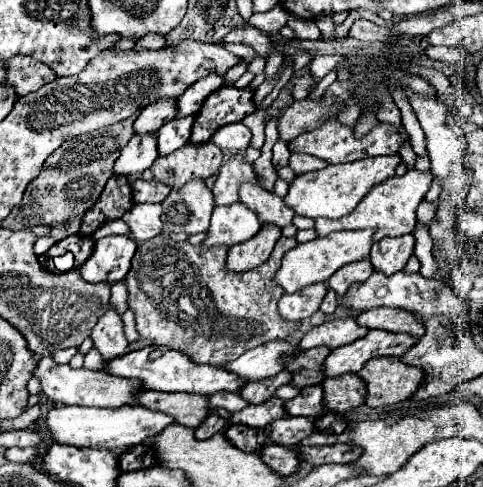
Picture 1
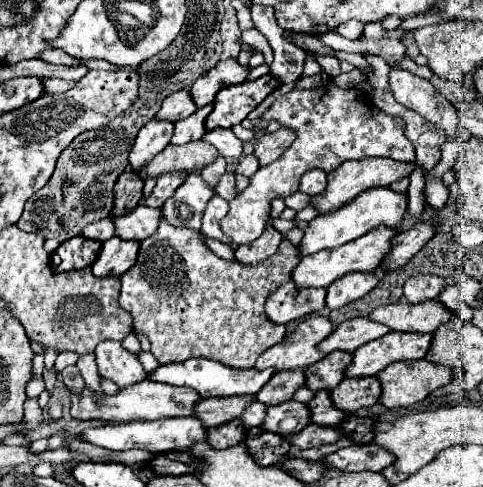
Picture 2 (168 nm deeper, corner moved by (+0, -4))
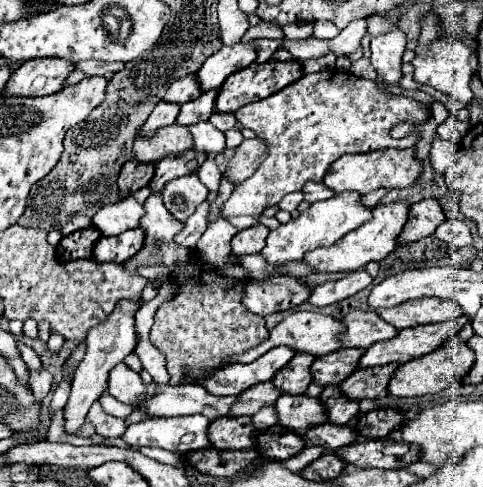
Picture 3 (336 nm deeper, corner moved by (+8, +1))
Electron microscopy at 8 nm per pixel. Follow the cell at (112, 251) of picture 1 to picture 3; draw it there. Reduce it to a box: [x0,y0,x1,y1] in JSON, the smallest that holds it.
[94,228,144,264]

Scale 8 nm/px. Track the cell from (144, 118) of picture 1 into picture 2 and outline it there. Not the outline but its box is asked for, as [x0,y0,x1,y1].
[156,89,198,121]

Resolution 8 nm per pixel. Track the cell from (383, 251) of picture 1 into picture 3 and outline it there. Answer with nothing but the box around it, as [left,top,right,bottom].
[398,198,444,244]

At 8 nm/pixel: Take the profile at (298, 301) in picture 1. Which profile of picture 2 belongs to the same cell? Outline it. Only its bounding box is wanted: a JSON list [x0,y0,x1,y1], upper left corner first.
[264,281,326,323]

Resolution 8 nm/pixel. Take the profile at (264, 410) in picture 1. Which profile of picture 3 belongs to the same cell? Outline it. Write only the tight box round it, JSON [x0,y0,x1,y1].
[274,394,328,434]

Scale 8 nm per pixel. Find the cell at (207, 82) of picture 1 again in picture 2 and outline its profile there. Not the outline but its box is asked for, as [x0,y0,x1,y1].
[190,59,250,107]

